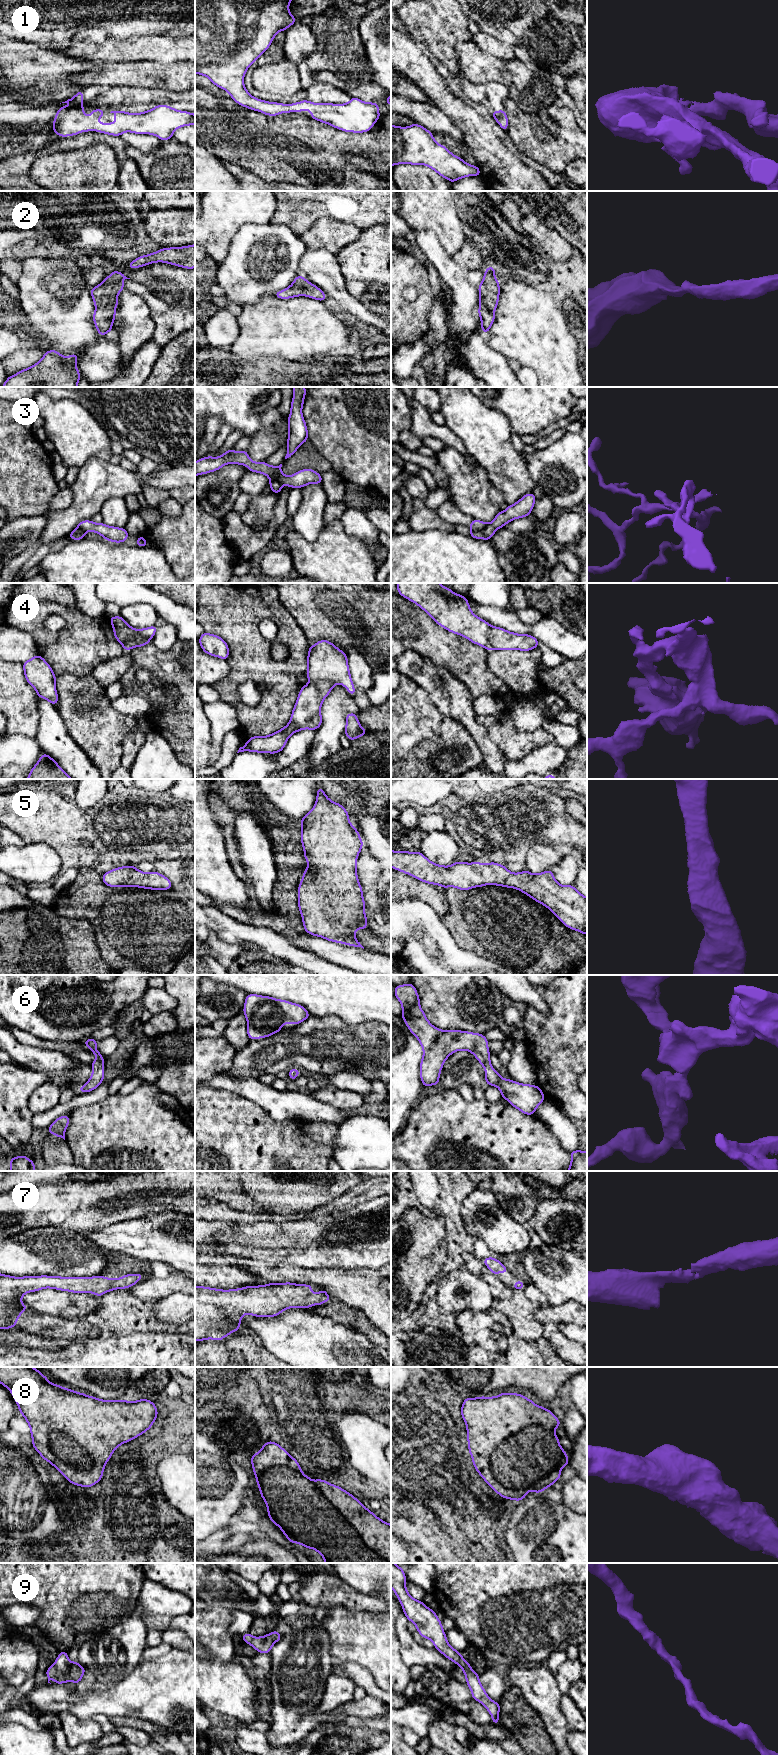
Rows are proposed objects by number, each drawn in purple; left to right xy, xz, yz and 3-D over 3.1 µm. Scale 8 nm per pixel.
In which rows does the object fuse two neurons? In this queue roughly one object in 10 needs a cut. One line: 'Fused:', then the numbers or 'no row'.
Fused: 3, 4

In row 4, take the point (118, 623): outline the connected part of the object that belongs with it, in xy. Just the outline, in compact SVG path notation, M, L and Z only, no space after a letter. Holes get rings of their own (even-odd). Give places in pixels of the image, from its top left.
M120 615L115 617L108 617L108 619L110 620L114 631L134 629Z

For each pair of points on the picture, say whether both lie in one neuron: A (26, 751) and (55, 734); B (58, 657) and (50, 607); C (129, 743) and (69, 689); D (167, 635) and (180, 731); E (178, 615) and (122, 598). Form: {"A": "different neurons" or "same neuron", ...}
{"A": "different neurons", "B": "same neuron", "C": "different neurons", "D": "different neurons", "E": "same neuron"}

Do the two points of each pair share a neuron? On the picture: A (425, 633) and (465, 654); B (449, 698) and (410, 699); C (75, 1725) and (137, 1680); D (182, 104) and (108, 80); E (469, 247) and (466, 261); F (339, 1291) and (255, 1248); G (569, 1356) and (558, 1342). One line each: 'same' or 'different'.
A: same
B: different
C: different
D: different
E: same
F: different
G: same

